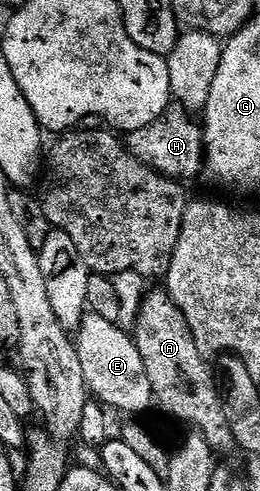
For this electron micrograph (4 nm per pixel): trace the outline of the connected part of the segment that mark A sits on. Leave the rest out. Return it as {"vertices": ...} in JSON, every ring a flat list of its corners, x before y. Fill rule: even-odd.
{"vertices":[[166,291,147,292,138,312,138,322,132,326,132,336,138,344,140,359,148,370,148,380,152,382,155,402,166,413,171,413,178,421,194,425,214,448,215,454,222,455,235,448,234,436,226,419,226,406,220,385,214,382,215,370,211,362,202,356,196,347,196,339,184,317,184,311,176,305]]}

